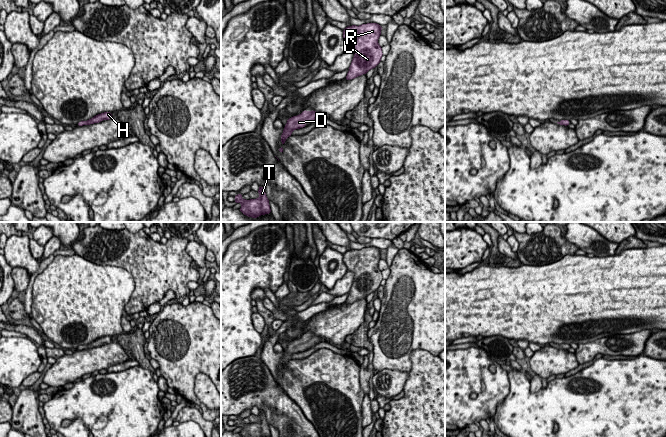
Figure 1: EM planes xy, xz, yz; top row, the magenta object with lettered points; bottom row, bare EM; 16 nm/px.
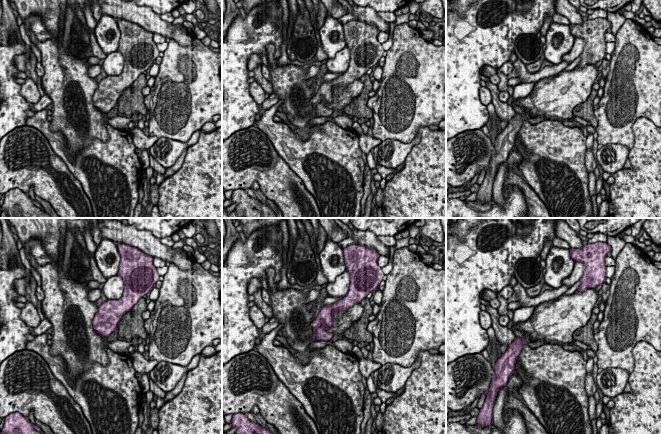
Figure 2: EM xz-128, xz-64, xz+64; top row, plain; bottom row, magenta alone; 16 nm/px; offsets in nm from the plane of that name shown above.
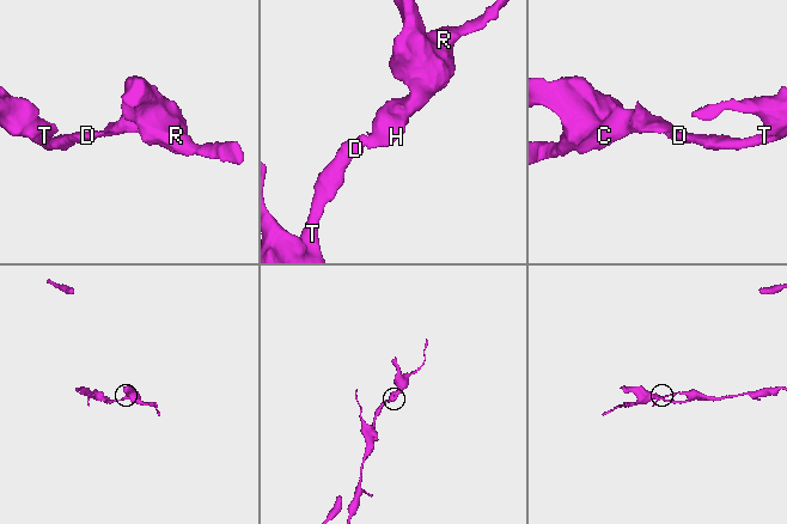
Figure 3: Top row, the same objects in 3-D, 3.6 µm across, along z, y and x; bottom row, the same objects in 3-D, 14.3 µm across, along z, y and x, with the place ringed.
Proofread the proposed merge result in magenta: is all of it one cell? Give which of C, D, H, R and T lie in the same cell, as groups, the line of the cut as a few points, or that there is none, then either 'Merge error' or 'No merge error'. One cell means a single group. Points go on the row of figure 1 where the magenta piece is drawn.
Groups: C D H R T. No split. No merge error

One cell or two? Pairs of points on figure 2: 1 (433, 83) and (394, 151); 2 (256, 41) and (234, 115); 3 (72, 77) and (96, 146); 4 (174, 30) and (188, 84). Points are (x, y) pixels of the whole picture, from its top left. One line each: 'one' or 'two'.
1: two
2: one
3: two
4: two

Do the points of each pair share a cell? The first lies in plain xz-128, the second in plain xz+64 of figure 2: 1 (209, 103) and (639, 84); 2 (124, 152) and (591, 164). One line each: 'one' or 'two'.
1: one
2: two

